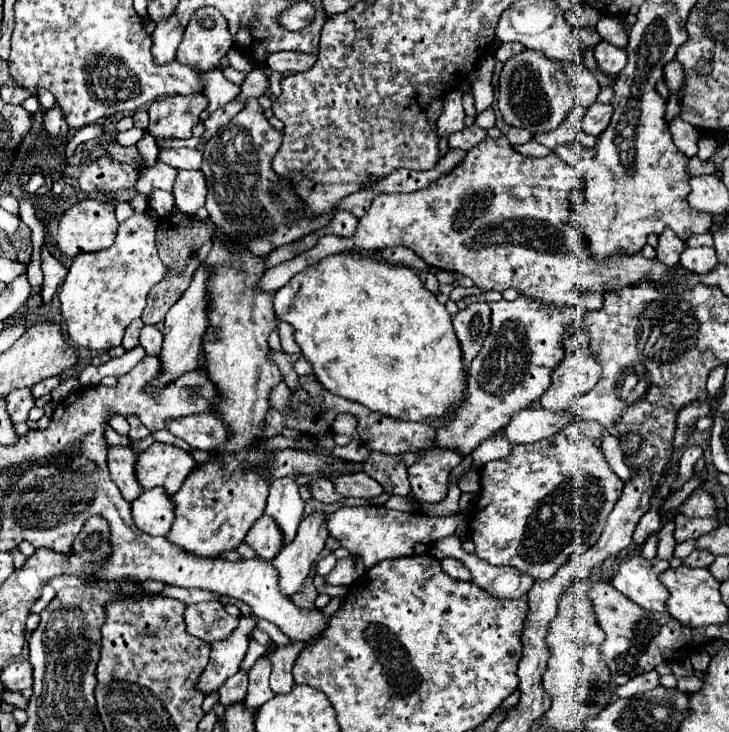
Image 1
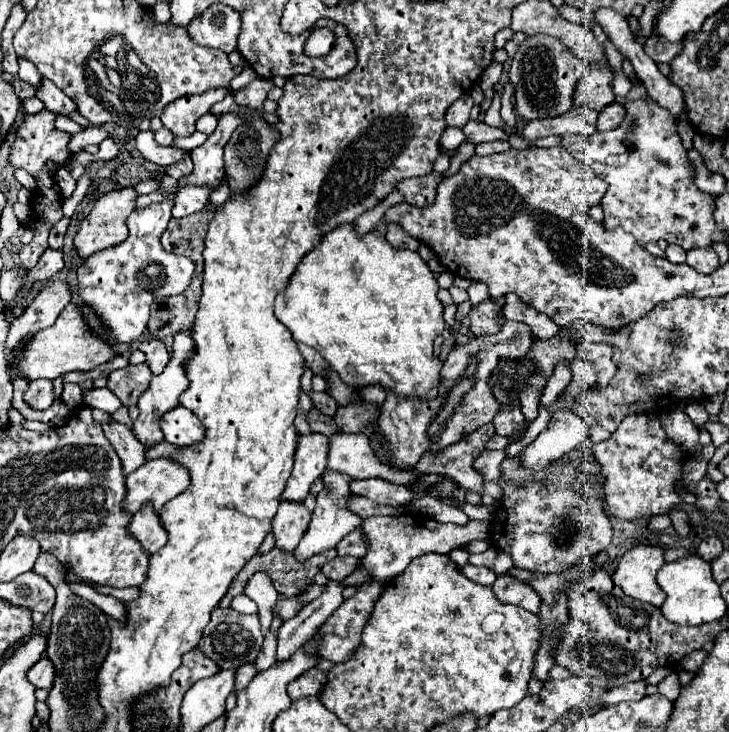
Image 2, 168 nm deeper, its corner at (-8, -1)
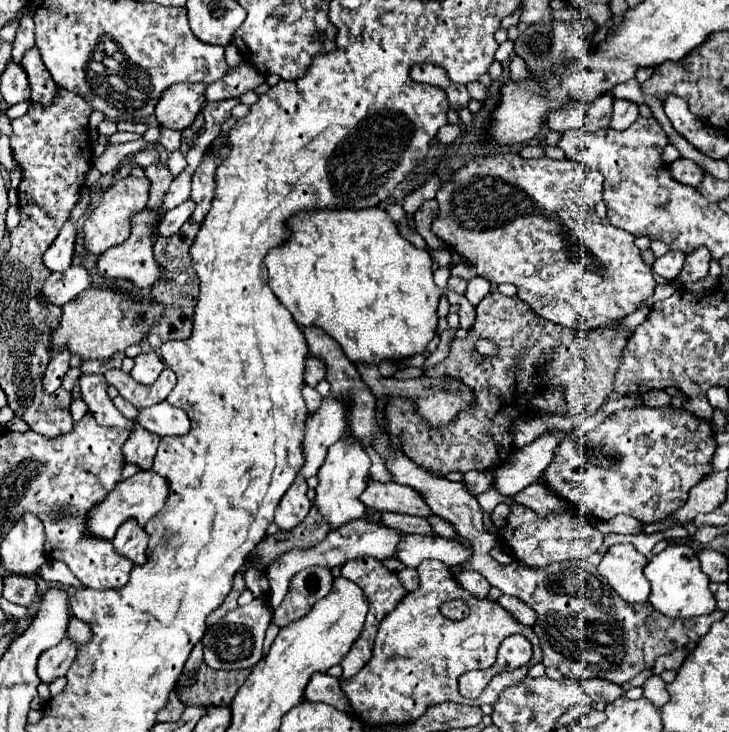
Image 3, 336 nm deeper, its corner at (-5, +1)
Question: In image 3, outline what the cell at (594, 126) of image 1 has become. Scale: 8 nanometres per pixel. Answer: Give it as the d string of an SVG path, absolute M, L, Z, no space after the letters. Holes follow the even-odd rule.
M615 100L613 102L613 118L611 118L611 128L615 130L625 130L629 128L639 116L637 104L629 100Z

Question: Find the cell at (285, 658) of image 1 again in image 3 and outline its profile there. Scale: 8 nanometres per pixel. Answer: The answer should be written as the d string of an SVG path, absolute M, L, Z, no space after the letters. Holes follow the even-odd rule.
M315 672L311 676L309 684L305 686L305 700L309 700L309 702L325 702L325 704L335 706L337 710L351 712L349 702L347 702L345 694L339 688L339 680L329 676L329 674Z

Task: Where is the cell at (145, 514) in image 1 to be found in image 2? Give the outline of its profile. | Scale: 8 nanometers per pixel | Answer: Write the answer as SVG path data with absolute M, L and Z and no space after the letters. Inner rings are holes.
M144 506L132 516L128 524L128 534L140 542L146 554L154 554L166 544L166 530L162 528L160 518L152 506Z

